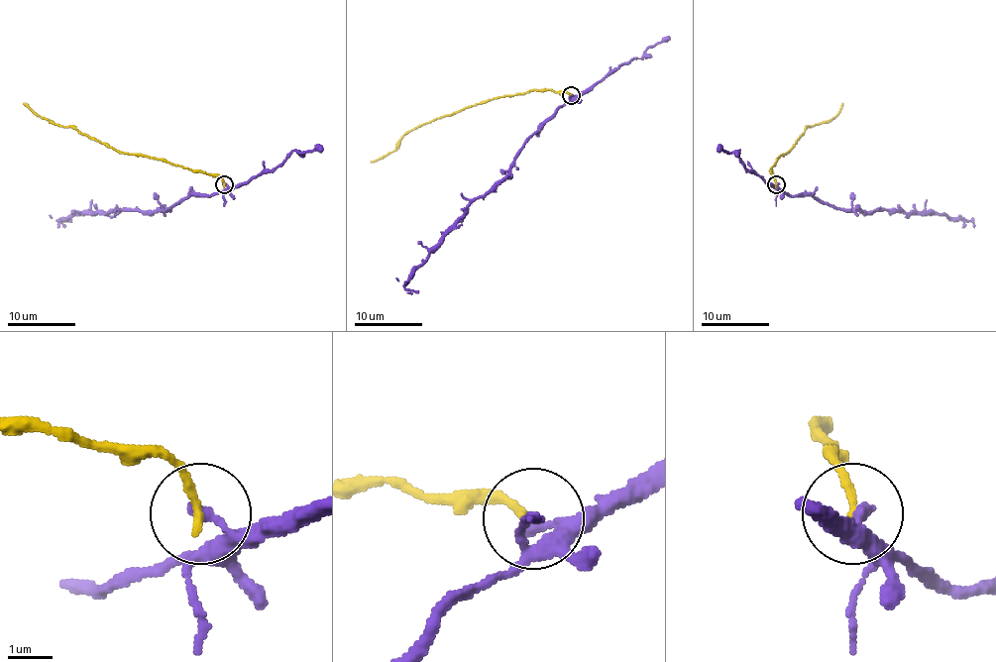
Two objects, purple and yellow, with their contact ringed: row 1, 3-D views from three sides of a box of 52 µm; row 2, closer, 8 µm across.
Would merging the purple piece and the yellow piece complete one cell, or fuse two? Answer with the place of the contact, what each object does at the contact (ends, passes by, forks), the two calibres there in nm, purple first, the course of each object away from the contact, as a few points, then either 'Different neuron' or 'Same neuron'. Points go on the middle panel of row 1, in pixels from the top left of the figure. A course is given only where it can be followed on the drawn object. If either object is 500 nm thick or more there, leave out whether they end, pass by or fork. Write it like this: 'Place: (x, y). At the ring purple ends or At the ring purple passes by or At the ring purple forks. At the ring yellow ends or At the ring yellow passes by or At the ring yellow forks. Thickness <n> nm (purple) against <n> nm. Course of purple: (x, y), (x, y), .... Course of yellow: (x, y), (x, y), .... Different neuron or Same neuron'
Place: (571, 95). At the ring purple ends. At the ring yellow ends. Thickness 260 nm (purple) against 190 nm. Course of purple: (572, 94), (570, 101), (527, 141), (515, 165), (467, 207), (467, 212), (414, 271), (404, 287), (417, 292). Course of yellow: (572, 94), (535, 89), (466, 106), (411, 129), (392, 151), (370, 162). Different neuron

